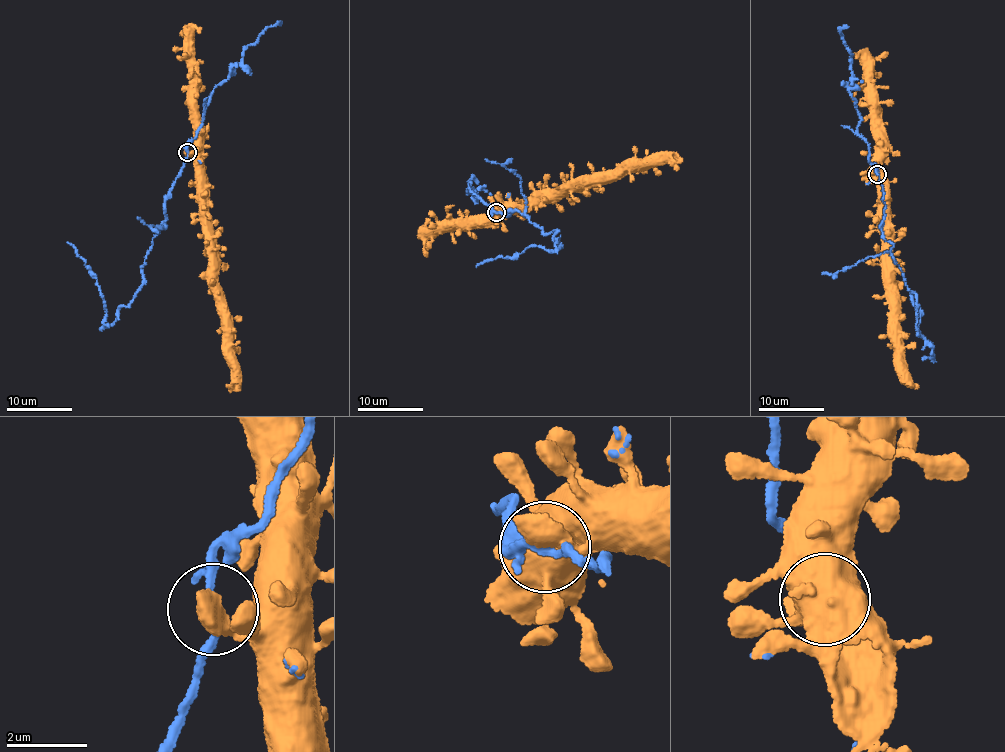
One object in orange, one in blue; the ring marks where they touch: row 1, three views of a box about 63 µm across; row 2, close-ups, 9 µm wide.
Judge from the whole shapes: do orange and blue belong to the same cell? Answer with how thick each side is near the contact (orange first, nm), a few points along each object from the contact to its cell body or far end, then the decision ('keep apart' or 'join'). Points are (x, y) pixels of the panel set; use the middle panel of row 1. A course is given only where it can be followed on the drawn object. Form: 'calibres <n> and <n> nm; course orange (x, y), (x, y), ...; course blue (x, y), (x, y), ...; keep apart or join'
calibres 600 and 160 nm; course orange (496, 211), (592, 177), (641, 164), (666, 159), (677, 170); course blue (496, 211), (507, 216), (516, 209), (546, 234), (556, 230), (561, 248), (550, 252), (530, 247), (476, 267); join

